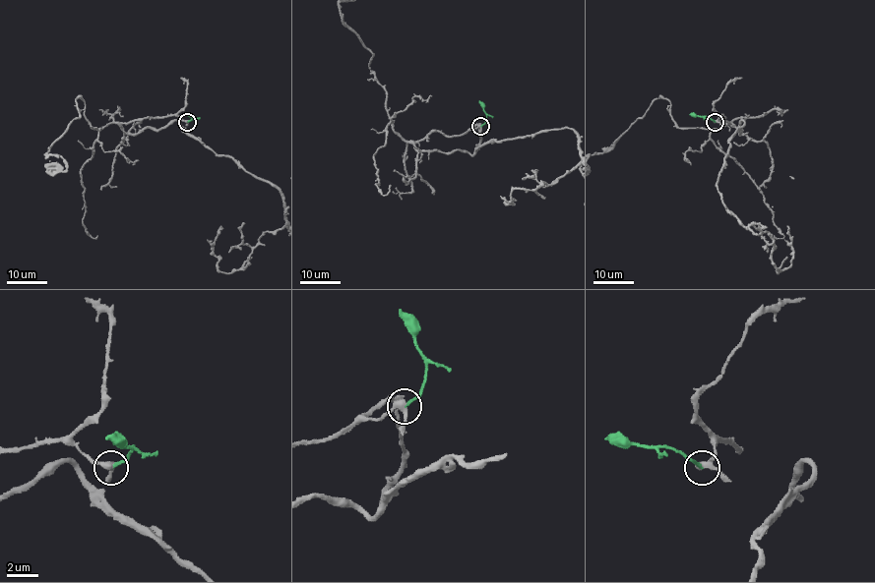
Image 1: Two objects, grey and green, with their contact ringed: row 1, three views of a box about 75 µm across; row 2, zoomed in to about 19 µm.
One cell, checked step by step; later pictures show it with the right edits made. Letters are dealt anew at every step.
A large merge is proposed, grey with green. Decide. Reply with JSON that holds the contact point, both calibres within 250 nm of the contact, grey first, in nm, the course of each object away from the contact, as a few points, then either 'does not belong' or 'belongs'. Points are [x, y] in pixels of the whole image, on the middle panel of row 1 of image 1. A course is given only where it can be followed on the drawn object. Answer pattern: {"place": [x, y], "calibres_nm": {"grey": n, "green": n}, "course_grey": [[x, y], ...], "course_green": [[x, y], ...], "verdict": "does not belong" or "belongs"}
{"place": [480, 126], "calibres_nm": {"grey": 360, "green": 180}, "course_grey": [[480, 127], [404, 141], [370, 68], [373, 54], [341, 15]], "course_green": [[480, 127], [486, 115], [479, 100]], "verdict": "does not belong"}

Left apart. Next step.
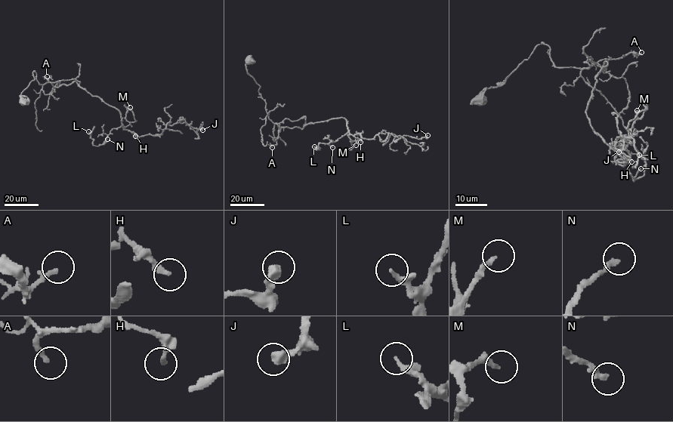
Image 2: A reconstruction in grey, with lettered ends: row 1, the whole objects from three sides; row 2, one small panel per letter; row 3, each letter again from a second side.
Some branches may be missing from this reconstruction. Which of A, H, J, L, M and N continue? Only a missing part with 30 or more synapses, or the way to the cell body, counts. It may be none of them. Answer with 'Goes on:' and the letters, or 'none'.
Goes on: A, N

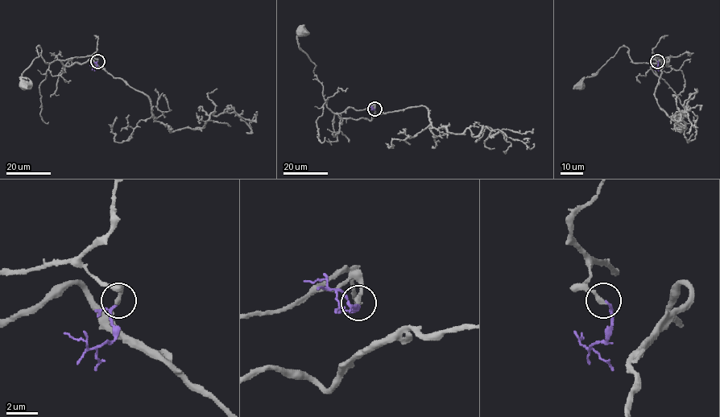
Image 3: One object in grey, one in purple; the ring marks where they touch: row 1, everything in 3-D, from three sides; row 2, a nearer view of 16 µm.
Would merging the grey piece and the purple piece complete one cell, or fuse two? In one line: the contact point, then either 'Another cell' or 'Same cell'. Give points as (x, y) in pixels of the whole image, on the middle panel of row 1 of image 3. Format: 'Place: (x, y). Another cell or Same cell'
Place: (374, 109). Same cell

